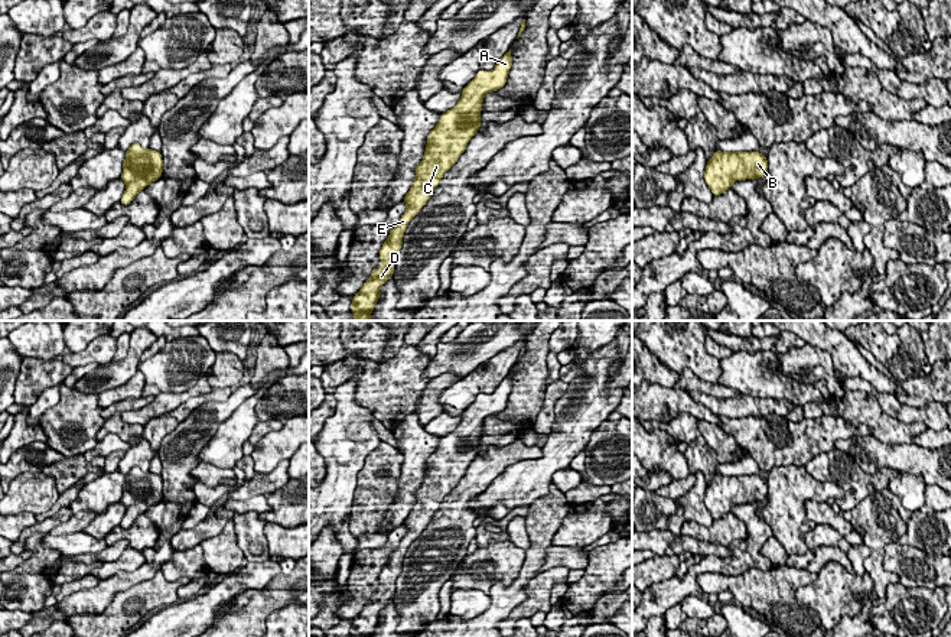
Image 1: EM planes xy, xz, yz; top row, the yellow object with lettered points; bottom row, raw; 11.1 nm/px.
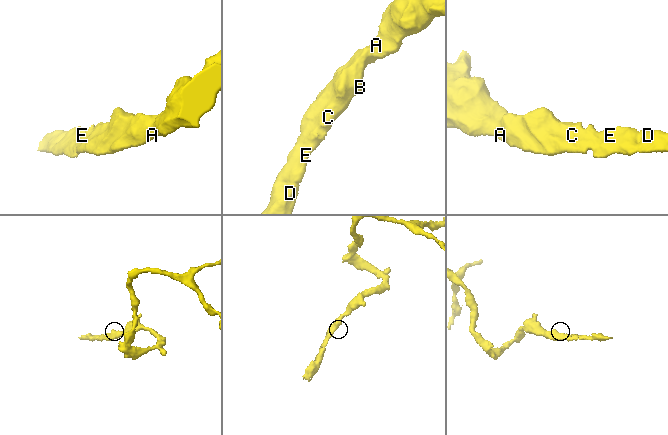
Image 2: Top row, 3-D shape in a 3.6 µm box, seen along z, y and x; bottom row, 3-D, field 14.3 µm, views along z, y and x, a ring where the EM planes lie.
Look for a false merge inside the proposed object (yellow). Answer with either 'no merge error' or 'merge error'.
no merge error

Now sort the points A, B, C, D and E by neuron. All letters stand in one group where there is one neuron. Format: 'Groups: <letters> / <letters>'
Groups: A B C D E

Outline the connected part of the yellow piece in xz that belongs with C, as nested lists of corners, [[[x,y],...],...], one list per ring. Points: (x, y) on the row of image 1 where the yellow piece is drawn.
[[[509,49],[494,69],[478,71],[462,90],[457,104],[440,114],[439,123],[427,136],[423,160],[414,168],[416,181],[403,199],[407,209],[380,248],[378,256],[382,264],[371,272],[369,279],[352,299],[351,311],[355,313],[352,321],[372,319],[371,312],[381,296],[380,287],[394,274],[394,263],[388,264],[387,261],[395,260],[408,222],[431,198],[443,175],[457,162],[469,140],[479,131],[483,97],[505,85],[511,66]]]

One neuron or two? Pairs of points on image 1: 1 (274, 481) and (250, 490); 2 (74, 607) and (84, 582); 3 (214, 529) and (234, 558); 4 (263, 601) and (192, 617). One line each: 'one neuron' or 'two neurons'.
1: one neuron
2: two neurons
3: two neurons
4: two neurons

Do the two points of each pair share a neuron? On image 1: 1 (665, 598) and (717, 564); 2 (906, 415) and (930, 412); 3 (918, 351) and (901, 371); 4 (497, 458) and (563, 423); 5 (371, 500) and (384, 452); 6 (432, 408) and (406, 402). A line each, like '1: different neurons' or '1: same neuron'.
1: same neuron
2: same neuron
3: same neuron
4: different neurons
5: same neuron
6: different neurons

